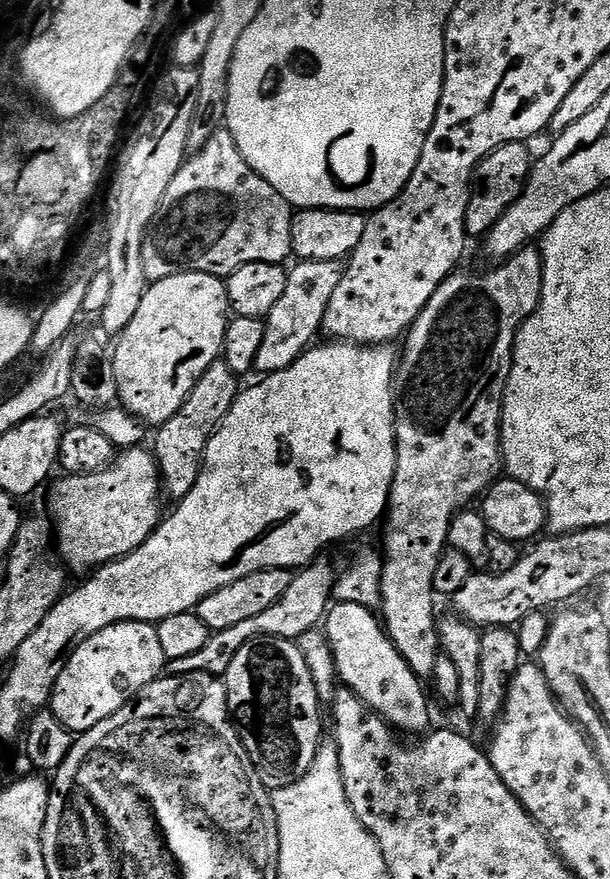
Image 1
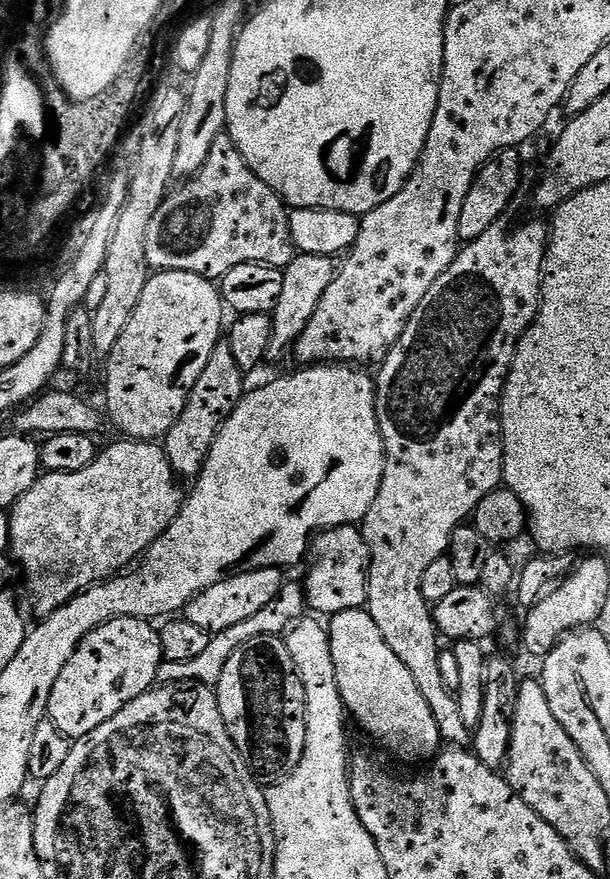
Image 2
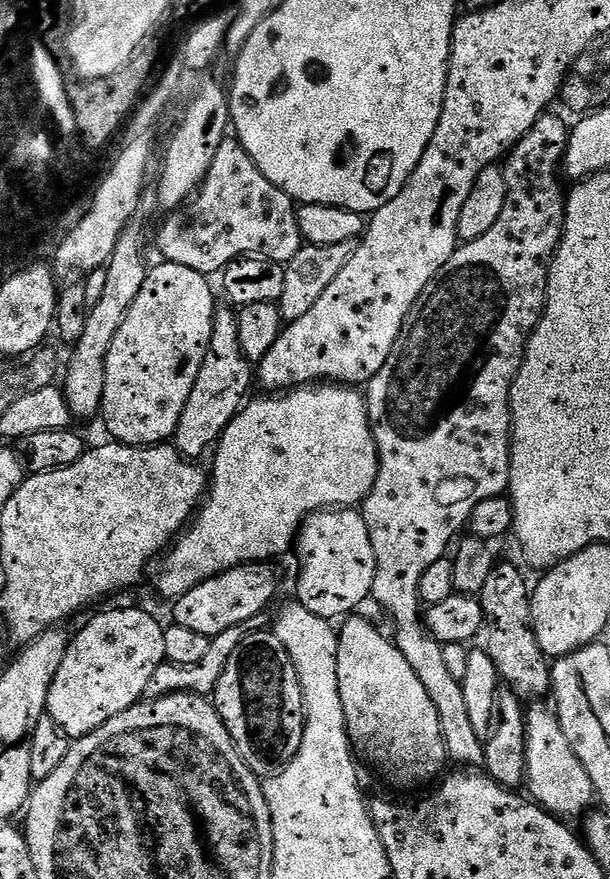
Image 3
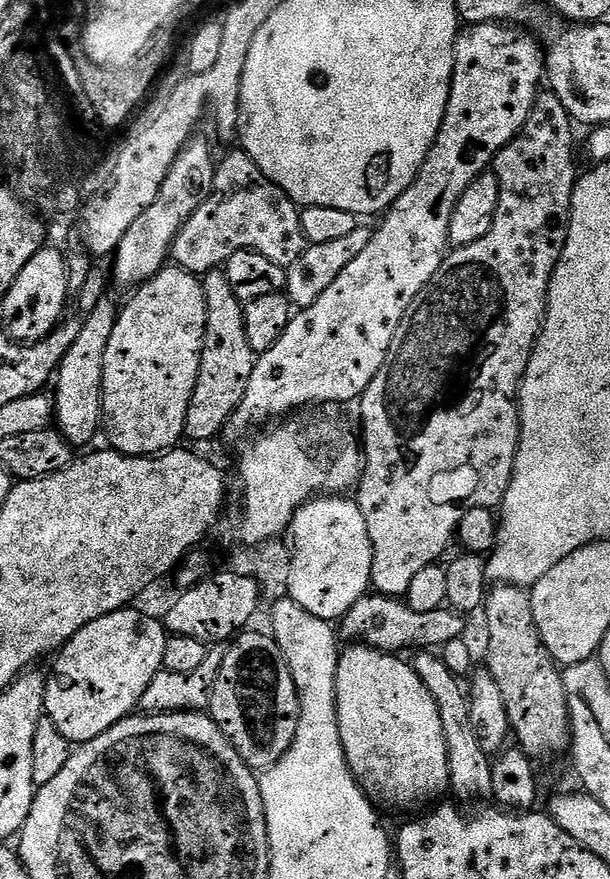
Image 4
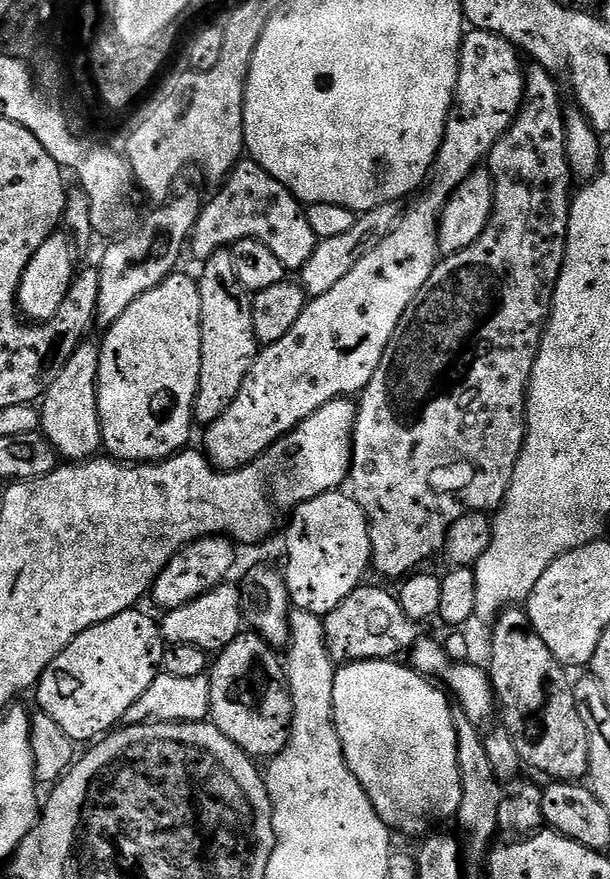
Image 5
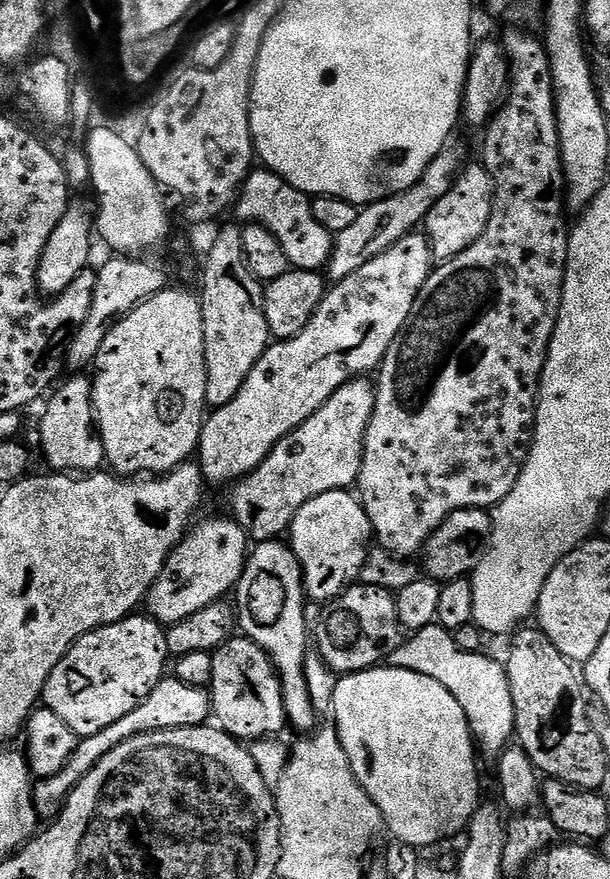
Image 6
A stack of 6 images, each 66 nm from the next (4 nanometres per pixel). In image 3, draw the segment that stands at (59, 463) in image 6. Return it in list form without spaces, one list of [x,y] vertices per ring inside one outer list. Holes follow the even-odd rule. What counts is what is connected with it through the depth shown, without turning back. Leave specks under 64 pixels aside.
[[[139,222],[128,224],[106,265],[106,286],[102,289],[102,298],[88,308],[85,330],[80,340],[71,345],[72,357],[68,360],[68,369],[62,372],[64,397],[77,421],[101,415],[106,390],[106,354],[110,354],[110,342],[114,342],[114,334],[118,334],[122,322],[126,322],[126,314],[130,306],[134,306],[134,298],[138,298],[142,282],[146,282],[149,267],[149,261],[144,261],[144,228]]]

